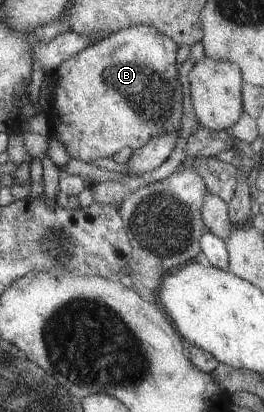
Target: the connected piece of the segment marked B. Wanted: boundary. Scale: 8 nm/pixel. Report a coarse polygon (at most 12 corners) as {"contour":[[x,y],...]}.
{"contour":[[132,25],[55,72],[54,134],[90,163],[180,130],[178,48]]}

